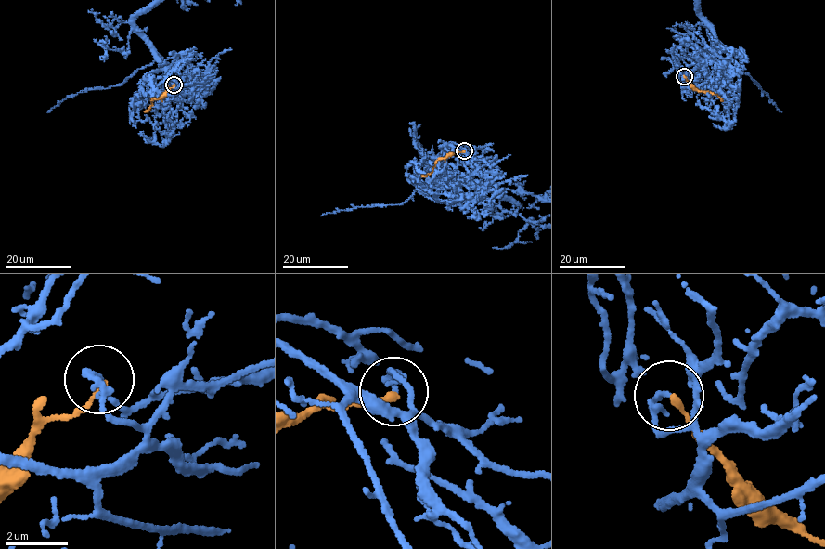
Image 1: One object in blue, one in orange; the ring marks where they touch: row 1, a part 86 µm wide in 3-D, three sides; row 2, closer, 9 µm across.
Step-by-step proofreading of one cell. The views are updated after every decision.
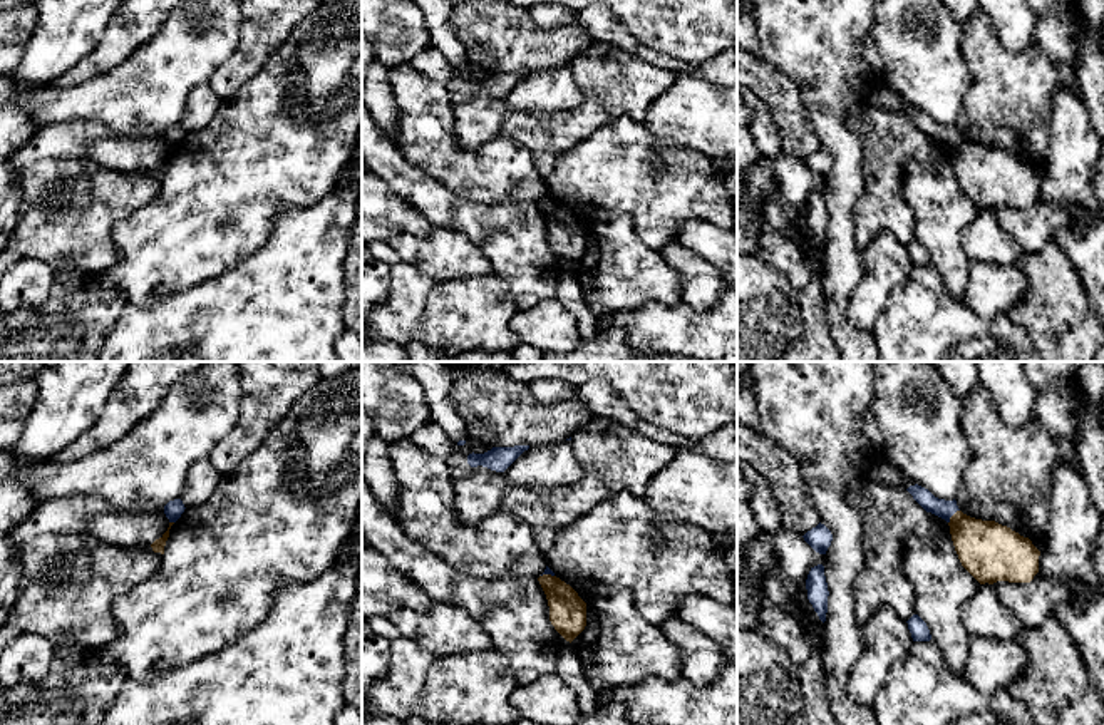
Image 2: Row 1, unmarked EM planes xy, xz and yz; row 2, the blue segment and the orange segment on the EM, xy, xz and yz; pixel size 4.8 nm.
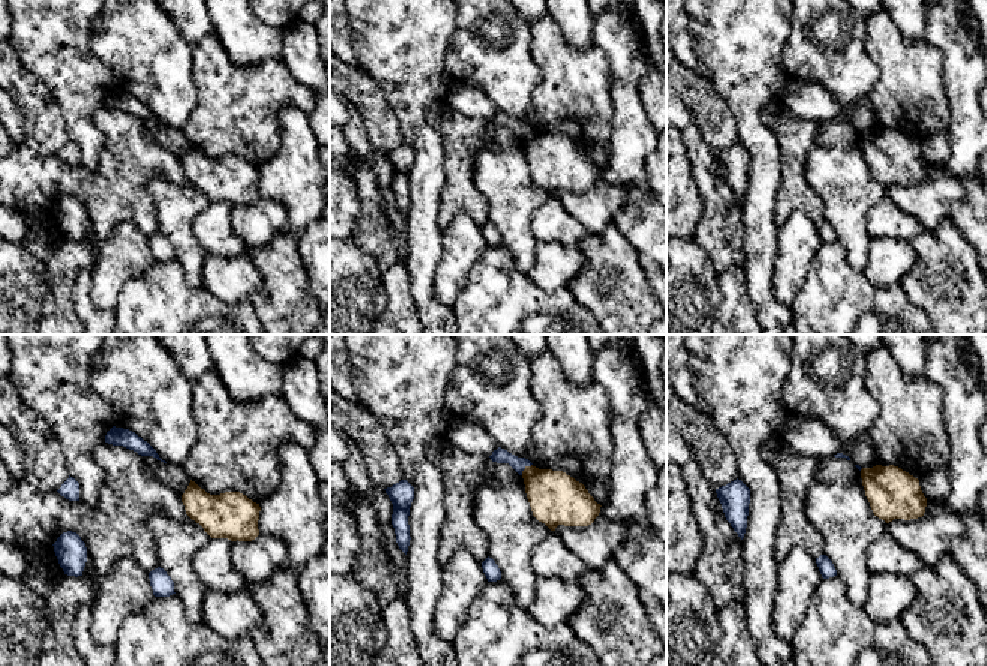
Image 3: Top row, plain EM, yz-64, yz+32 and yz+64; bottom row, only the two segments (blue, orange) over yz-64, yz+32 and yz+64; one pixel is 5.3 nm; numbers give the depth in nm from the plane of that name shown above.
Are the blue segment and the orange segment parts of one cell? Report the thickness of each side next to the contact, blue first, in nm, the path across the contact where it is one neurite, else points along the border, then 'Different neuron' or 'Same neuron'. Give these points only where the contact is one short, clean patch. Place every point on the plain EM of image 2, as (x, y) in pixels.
Thickness 90 nm (blue) against 280 nm. Path across: yz (945, 134), (952, 139), (989, 176). Same neuron

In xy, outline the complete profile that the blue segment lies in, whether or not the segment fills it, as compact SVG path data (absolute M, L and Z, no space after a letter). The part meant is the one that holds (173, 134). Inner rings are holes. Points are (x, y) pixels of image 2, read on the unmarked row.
M181 124L169 126L169 127L164 131L164 139L166 139L166 142L169 144L169 152L168 152L168 156L166 156L159 164L156 164L156 166L151 169L151 172L152 172L154 177L164 179L164 171L166 171L166 166L168 166L168 162L169 162L169 154L171 154L171 151L181 142L181 139L184 137L184 134L186 134L186 132L184 132L184 129L183 129Z

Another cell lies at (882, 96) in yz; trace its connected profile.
M874 80L868 94L868 102L893 114L908 114L910 111L915 111L911 102L900 92L878 80Z

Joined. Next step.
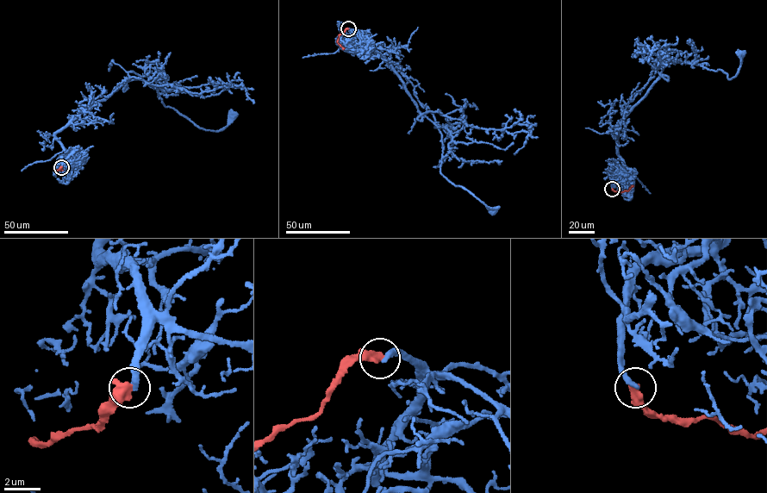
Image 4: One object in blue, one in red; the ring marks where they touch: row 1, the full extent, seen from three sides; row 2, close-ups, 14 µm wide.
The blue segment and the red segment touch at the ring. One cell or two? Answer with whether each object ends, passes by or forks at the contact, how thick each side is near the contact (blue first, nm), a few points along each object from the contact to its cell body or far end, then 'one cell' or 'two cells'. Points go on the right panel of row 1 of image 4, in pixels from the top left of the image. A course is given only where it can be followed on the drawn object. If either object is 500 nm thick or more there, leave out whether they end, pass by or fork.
360 nm thick on the blue side, 600 nm on the other; blue runs (612, 189), (623, 166), (616, 147), (619, 130), (664, 66), (689, 61), (721, 70), (730, 79), (742, 53); red runs (613, 189), (620, 192), (628, 190), (632, 185); two cells

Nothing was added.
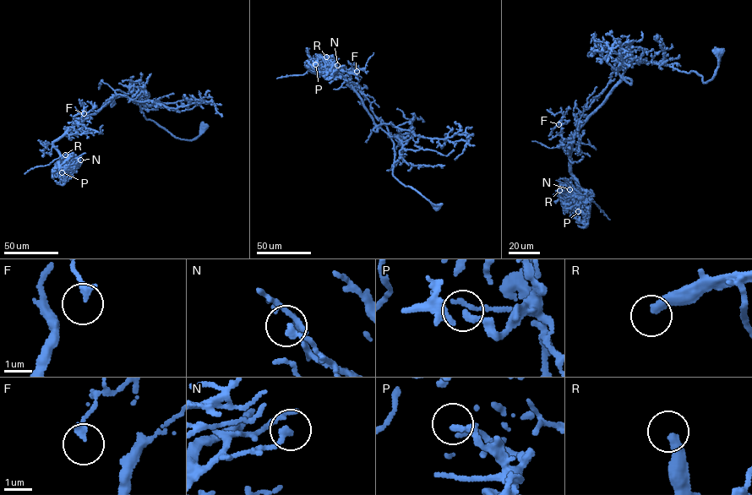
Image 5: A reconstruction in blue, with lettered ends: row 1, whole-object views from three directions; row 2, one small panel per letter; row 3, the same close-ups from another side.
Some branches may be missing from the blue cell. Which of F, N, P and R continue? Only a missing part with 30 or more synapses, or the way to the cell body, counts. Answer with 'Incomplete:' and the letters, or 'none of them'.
Incomplete: R

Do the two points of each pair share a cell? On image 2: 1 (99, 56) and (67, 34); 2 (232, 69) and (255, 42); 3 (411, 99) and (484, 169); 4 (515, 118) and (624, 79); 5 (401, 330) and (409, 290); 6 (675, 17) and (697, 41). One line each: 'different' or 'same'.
1: different
2: same
3: same
4: same
5: same
6: same

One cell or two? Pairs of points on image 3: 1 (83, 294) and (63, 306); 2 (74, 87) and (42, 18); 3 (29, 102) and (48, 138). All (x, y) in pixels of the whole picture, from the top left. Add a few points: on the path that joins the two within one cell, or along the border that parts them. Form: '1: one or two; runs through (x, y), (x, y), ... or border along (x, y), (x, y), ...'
1: two; border along (83, 269), (72, 293), (72, 306), (78, 318)
2: one; runs through (71, 71), (57, 51), (51, 35)
3: one; runs through (38, 111), (42, 116), (44, 129)

